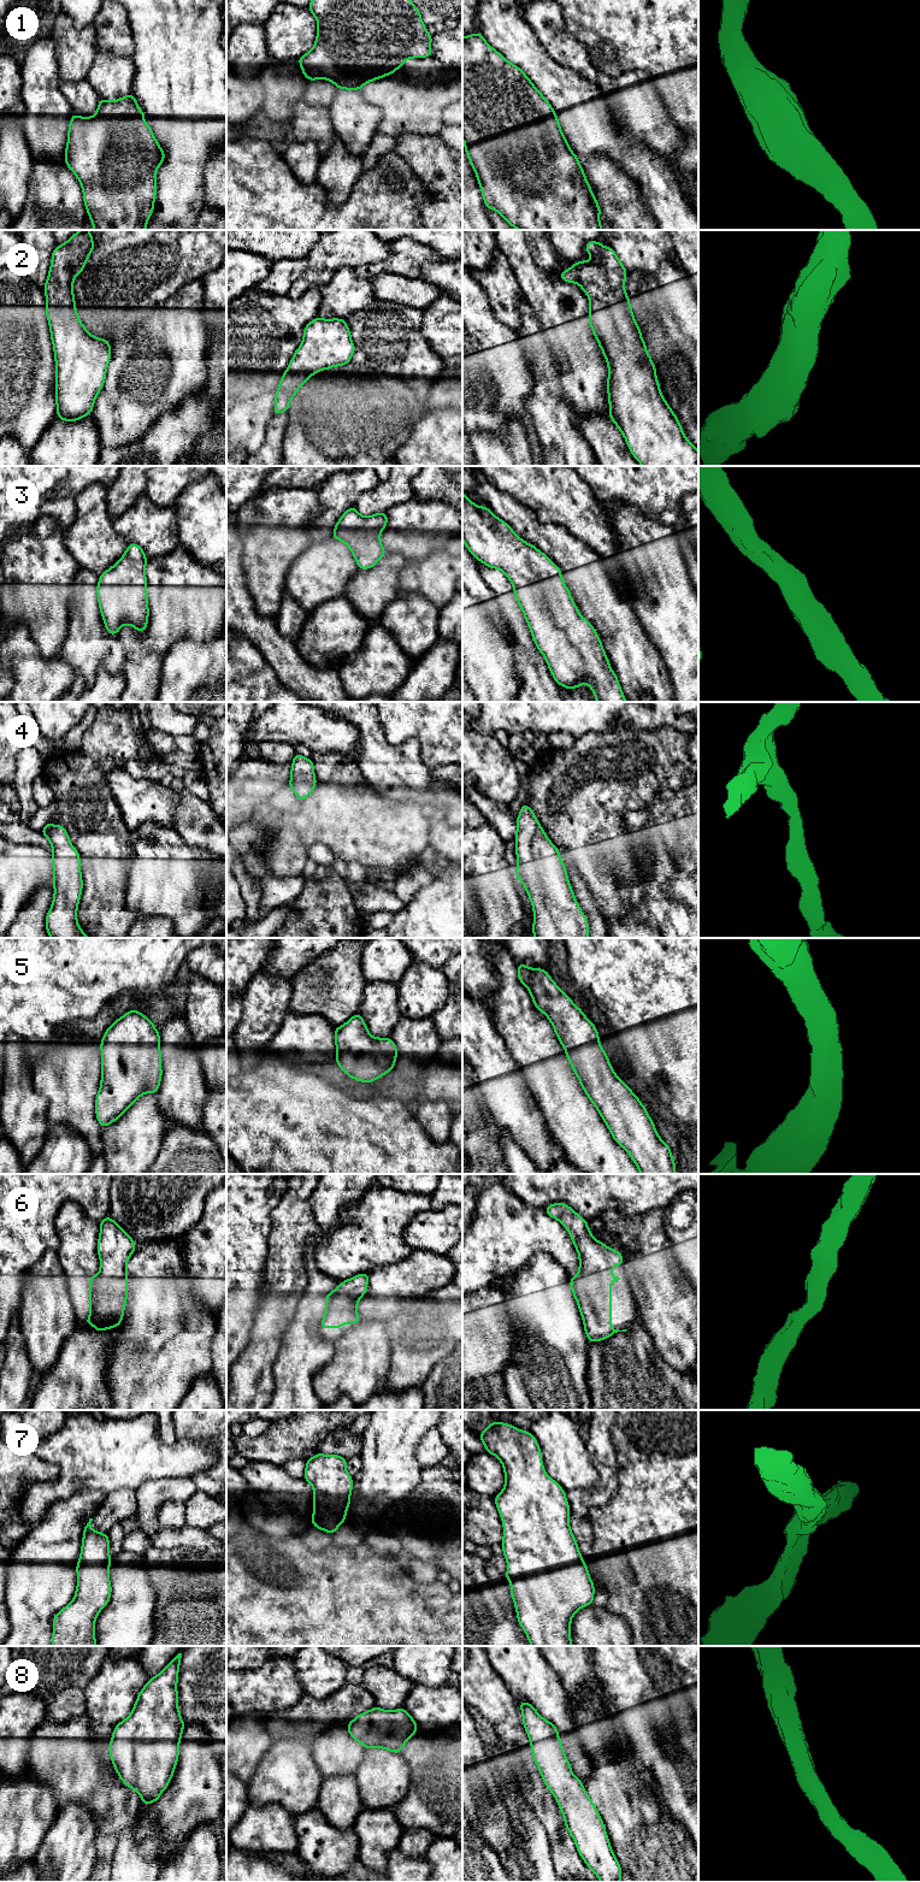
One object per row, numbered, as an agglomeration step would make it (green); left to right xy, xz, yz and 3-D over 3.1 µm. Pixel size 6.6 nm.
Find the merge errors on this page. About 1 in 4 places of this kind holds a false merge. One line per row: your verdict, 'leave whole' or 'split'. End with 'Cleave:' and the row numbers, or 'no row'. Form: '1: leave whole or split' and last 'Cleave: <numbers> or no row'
1: leave whole
2: leave whole
3: leave whole
4: leave whole
5: leave whole
6: leave whole
7: leave whole
8: leave whole
Cleave: no row

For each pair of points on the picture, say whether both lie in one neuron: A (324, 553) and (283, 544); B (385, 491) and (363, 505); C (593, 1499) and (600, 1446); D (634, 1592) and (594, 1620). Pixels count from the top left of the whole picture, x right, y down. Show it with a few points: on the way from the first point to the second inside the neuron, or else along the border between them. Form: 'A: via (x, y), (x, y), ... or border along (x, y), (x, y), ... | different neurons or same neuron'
A: border along (313, 543), (294, 560), (288, 571) | different neurons
B: via (379, 497), (369, 503) | same neuron
C: via (605, 1486), (603, 1459) | same neuron
D: border along (606, 1606), (612, 1612), (618, 1614), (630, 1627) | different neurons

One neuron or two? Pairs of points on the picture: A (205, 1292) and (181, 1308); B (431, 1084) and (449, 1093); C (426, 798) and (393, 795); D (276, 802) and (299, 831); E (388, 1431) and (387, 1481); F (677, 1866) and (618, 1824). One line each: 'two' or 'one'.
A: two
B: one
C: one
D: two
E: one
F: one

